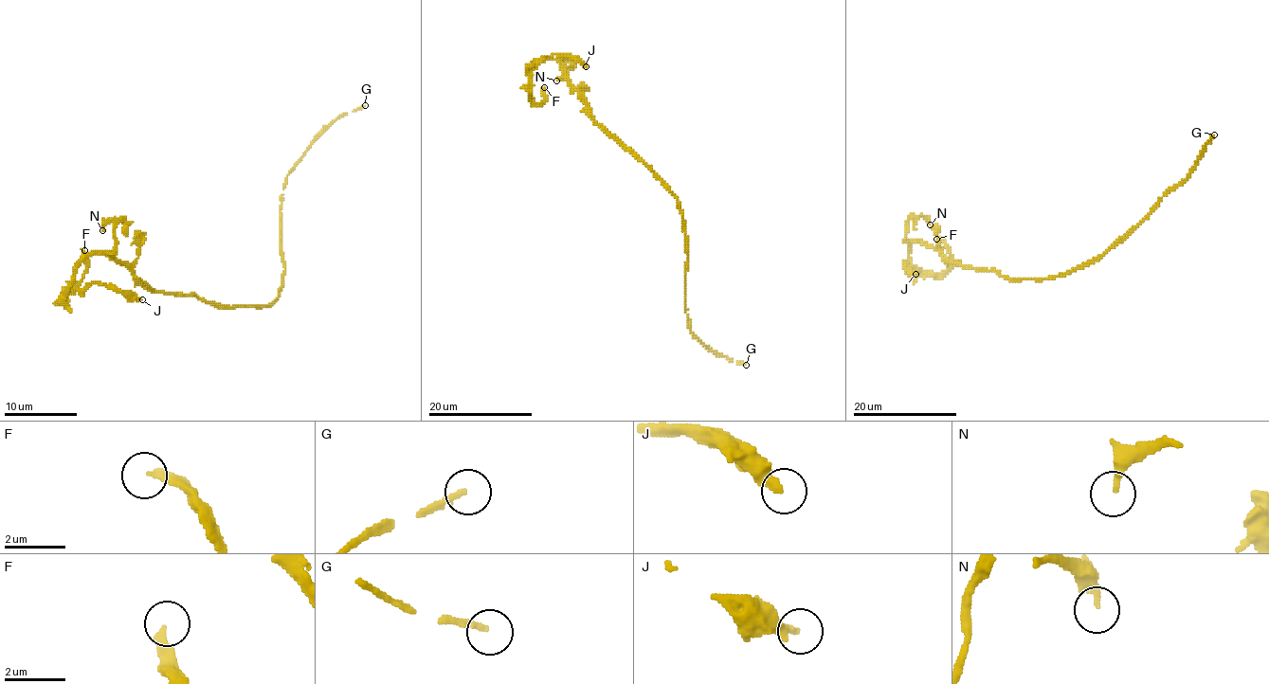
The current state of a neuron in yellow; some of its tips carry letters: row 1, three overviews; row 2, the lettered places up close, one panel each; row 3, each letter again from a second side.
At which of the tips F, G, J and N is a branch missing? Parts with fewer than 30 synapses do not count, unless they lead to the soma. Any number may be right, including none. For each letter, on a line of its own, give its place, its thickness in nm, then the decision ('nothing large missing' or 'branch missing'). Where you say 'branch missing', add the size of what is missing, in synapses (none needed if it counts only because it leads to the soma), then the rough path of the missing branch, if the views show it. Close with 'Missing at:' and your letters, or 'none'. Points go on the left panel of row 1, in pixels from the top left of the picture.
F: place (84, 250); calibre 260 nm; nothing large missing
G: place (365, 105); calibre 170 nm; branch missing; 350 synapses
J: place (142, 299); calibre 260 nm; nothing large missing
N: place (102, 230); calibre 240 nm; nothing large missing
Missing at: G

